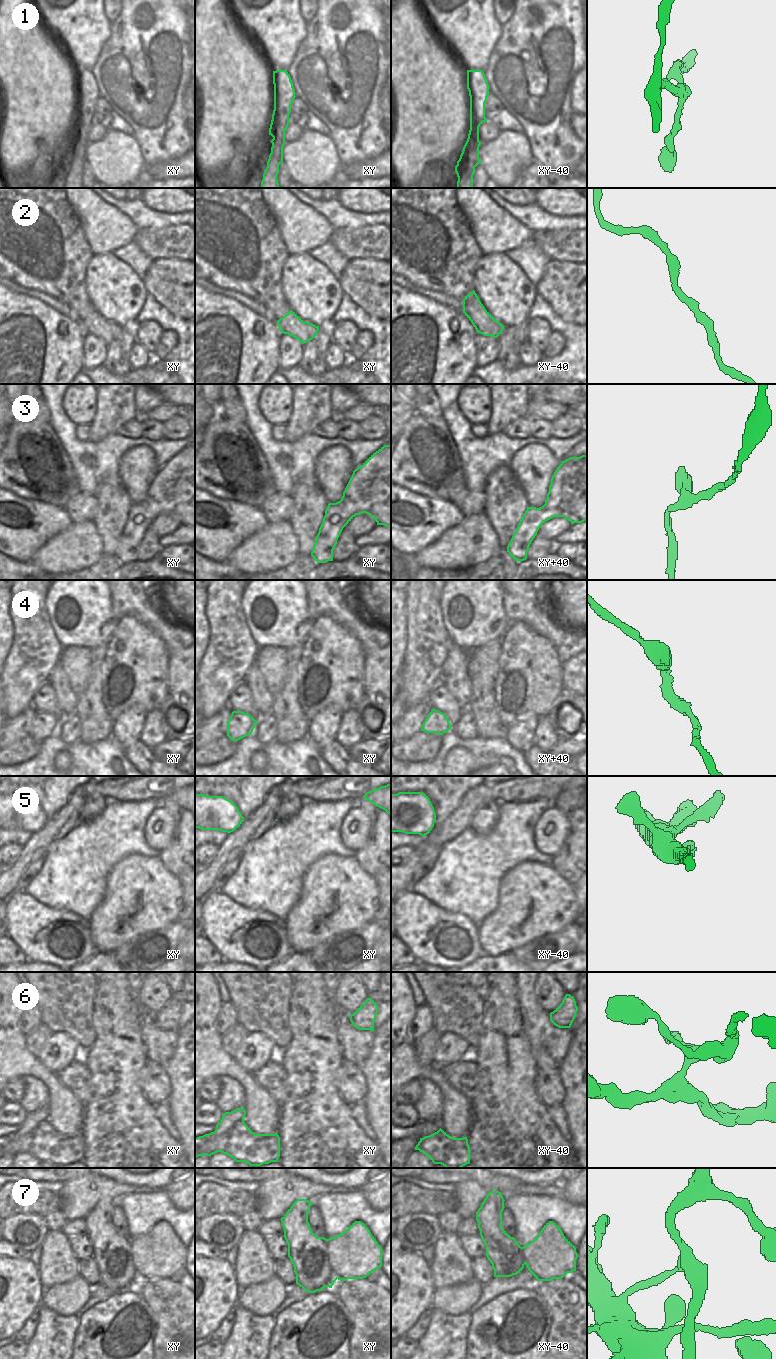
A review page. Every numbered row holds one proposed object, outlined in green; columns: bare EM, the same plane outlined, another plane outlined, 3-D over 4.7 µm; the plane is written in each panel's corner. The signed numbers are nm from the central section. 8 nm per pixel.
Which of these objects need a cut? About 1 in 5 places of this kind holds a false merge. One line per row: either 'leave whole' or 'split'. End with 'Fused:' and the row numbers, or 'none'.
1: leave whole
2: leave whole
3: leave whole
4: leave whole
5: leave whole
6: split
7: split
Fused: 6, 7

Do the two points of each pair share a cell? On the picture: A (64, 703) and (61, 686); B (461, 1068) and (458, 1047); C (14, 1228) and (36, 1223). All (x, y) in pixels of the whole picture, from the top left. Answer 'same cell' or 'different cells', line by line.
A: same cell
B: different cells
C: same cell

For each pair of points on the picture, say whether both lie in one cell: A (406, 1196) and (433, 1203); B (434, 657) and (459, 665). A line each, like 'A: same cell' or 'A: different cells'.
A: same cell
B: different cells

